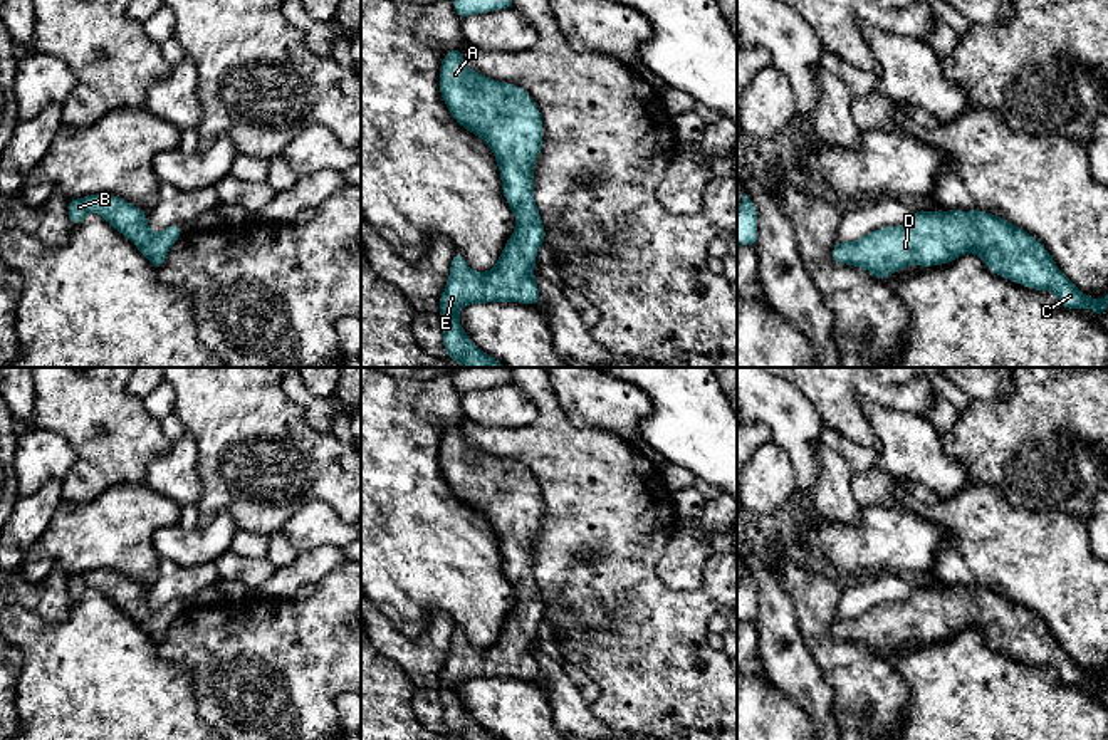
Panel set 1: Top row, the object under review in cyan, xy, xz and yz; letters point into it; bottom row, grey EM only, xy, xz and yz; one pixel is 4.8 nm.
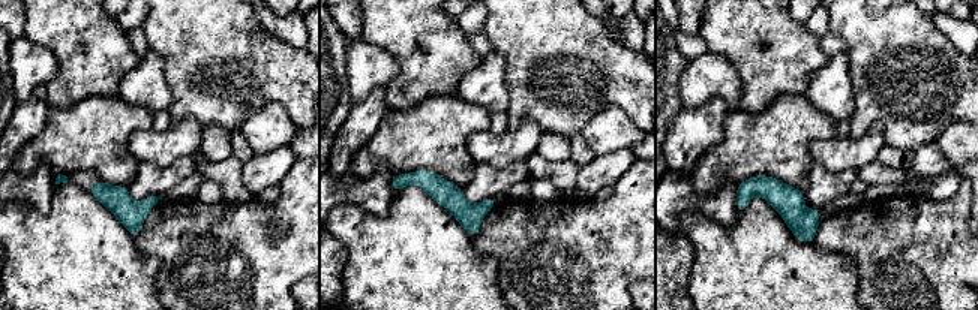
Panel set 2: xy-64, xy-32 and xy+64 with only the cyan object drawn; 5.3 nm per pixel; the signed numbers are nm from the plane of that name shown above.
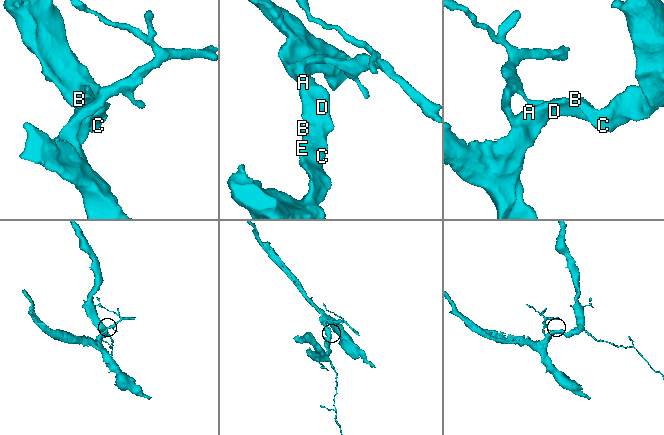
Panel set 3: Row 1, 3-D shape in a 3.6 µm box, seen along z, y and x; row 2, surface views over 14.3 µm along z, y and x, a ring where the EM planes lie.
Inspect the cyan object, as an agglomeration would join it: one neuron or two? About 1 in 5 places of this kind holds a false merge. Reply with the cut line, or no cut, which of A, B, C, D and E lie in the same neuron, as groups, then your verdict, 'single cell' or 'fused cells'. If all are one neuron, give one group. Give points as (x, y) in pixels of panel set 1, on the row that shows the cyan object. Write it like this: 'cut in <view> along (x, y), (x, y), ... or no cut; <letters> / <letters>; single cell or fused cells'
no cut; A B C D E; single cell

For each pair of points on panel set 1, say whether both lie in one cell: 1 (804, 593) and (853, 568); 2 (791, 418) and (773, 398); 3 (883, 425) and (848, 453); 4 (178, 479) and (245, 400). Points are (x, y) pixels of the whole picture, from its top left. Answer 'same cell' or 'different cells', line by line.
1: different cells
2: same cell
3: different cells
4: different cells

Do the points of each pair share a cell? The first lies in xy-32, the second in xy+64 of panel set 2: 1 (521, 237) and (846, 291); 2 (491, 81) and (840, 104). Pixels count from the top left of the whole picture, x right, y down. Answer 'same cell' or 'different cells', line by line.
1: different cells
2: same cell

